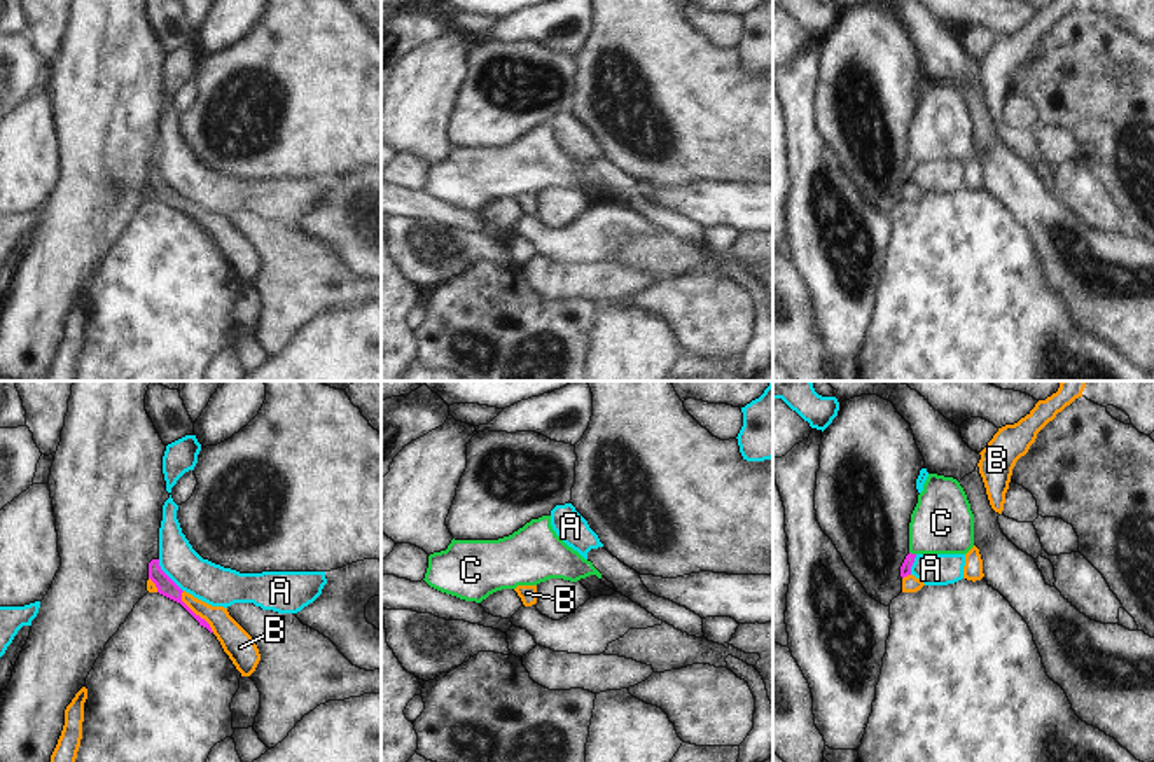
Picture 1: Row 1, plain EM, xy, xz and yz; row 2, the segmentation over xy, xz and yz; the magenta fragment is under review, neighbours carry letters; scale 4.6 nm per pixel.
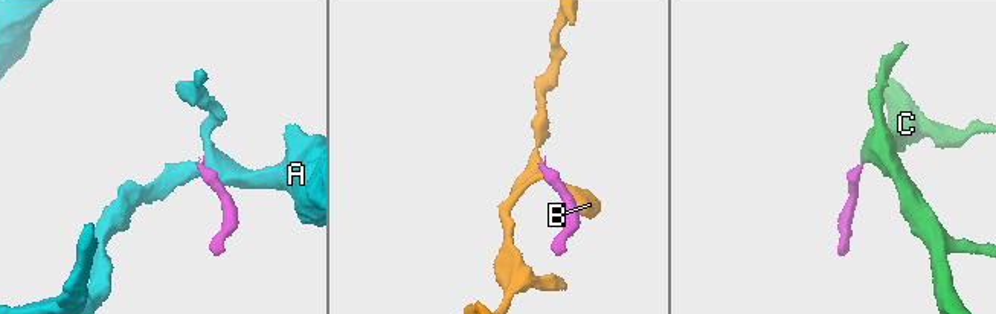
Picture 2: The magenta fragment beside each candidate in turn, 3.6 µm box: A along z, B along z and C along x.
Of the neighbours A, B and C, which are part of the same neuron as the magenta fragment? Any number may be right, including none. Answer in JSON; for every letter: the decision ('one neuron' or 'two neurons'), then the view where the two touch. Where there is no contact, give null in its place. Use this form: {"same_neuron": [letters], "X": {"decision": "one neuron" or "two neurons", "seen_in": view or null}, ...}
{"same_neuron": ["C"], "A": {"decision": "two neurons", "seen_in": "xy"}, "B": {"decision": "two neurons", "seen_in": "xy"}, "C": {"decision": "one neuron", "seen_in": "yz"}}

